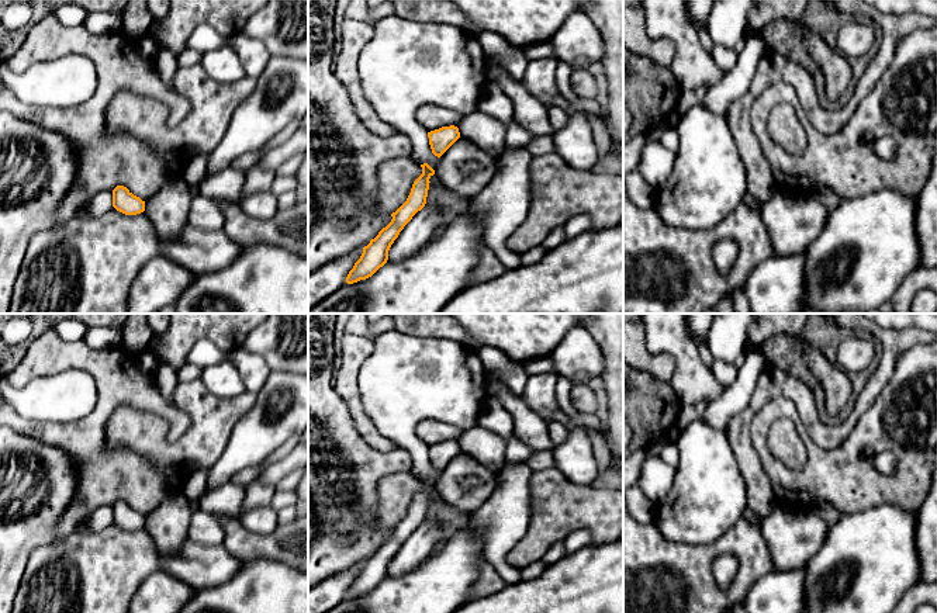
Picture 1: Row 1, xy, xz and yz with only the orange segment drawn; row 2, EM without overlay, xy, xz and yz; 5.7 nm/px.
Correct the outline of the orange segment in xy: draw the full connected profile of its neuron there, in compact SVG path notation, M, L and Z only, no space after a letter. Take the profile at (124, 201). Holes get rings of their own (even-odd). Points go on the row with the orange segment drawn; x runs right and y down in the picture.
M117 186L113 190L113 207L125 215L136 215L145 211L145 201L134 195L127 187Z

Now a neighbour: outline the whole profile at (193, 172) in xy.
M210 153L191 157L183 167L181 177L187 184L198 186L207 173Z

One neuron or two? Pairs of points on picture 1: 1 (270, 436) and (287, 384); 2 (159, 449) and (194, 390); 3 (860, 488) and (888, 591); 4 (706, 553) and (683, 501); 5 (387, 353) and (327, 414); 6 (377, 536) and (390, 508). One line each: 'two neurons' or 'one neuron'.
1: one neuron
2: one neuron
3: two neurons
4: two neurons
5: two neurons
6: two neurons

